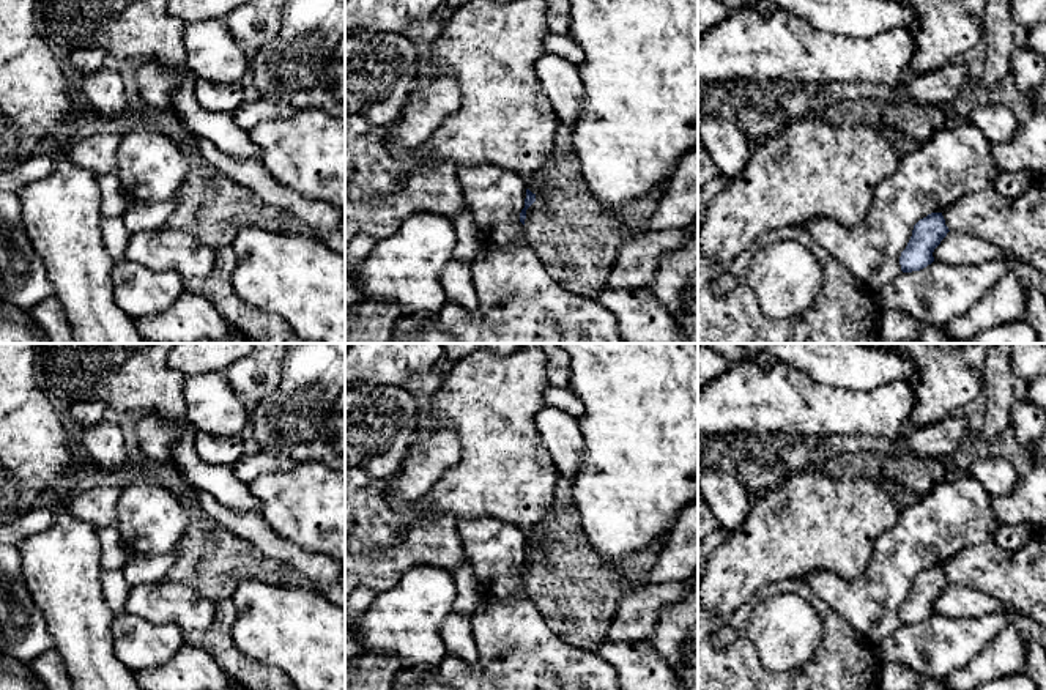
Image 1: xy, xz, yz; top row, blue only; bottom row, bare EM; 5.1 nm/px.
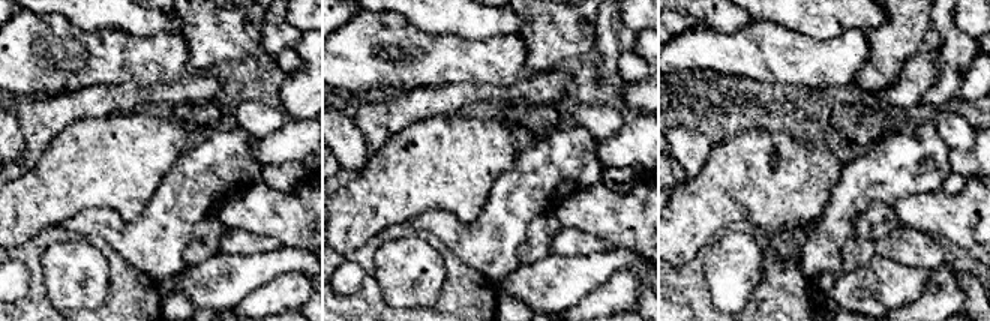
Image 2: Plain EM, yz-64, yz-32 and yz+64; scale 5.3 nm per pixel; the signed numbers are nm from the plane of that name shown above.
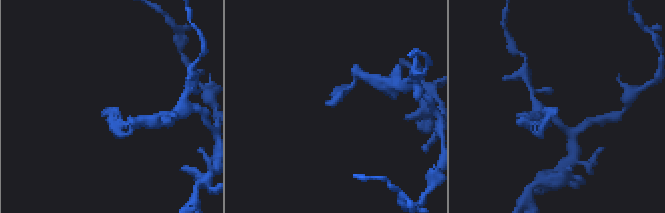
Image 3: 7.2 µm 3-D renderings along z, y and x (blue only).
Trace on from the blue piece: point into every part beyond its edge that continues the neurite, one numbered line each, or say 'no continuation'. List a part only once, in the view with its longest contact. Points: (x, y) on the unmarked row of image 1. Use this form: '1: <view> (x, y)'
no continuation

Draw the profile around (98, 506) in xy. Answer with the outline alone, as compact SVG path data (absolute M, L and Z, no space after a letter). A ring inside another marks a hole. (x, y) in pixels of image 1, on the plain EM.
M101 485L68 499L66 510L101 529L118 523L117 501L121 488Z

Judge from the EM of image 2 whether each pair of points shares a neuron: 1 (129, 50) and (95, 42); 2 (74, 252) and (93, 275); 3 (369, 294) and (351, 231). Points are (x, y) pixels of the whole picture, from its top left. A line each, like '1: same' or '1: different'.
1: same
2: same
3: different

